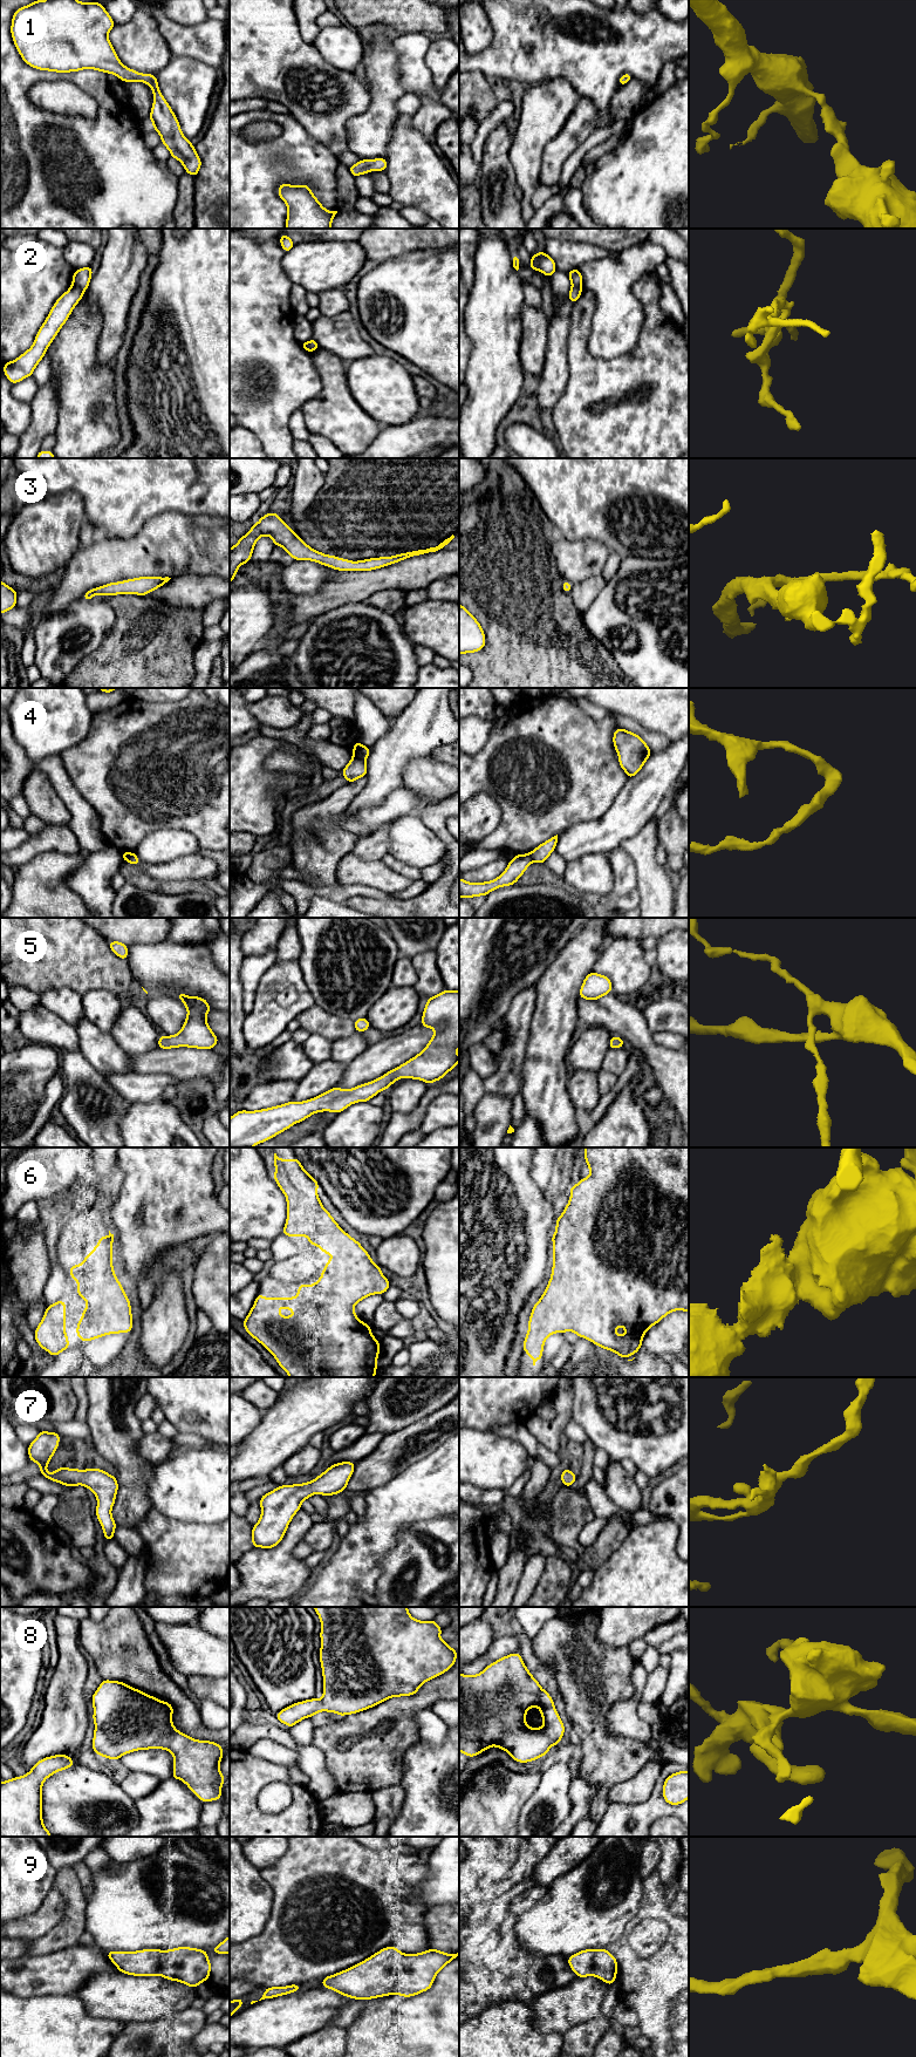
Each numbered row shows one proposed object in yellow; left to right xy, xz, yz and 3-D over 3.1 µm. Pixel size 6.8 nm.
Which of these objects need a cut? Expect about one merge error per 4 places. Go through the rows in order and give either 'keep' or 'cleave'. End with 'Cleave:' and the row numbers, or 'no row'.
1: keep
2: cleave
3: keep
4: cleave
5: keep
6: keep
7: keep
8: keep
9: keep
Cleave: 2, 4

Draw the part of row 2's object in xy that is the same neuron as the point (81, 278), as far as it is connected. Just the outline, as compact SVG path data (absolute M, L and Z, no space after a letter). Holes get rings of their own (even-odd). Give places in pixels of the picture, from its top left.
M91 266L75 270L71 279L73 285L80 287L82 291L86 291L90 284L91 274Z

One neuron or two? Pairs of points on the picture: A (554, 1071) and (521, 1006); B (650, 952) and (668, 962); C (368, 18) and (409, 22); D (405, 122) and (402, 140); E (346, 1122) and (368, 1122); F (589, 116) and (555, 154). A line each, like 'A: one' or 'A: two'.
A: two
B: two
C: one
D: one
E: one
F: one

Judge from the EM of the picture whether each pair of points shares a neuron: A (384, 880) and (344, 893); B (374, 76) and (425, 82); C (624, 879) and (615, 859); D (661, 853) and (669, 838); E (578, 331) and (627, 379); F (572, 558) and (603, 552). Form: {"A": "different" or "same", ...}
{"A": "different", "B": "different", "C": "same", "D": "different", "E": "same", "F": "same"}

